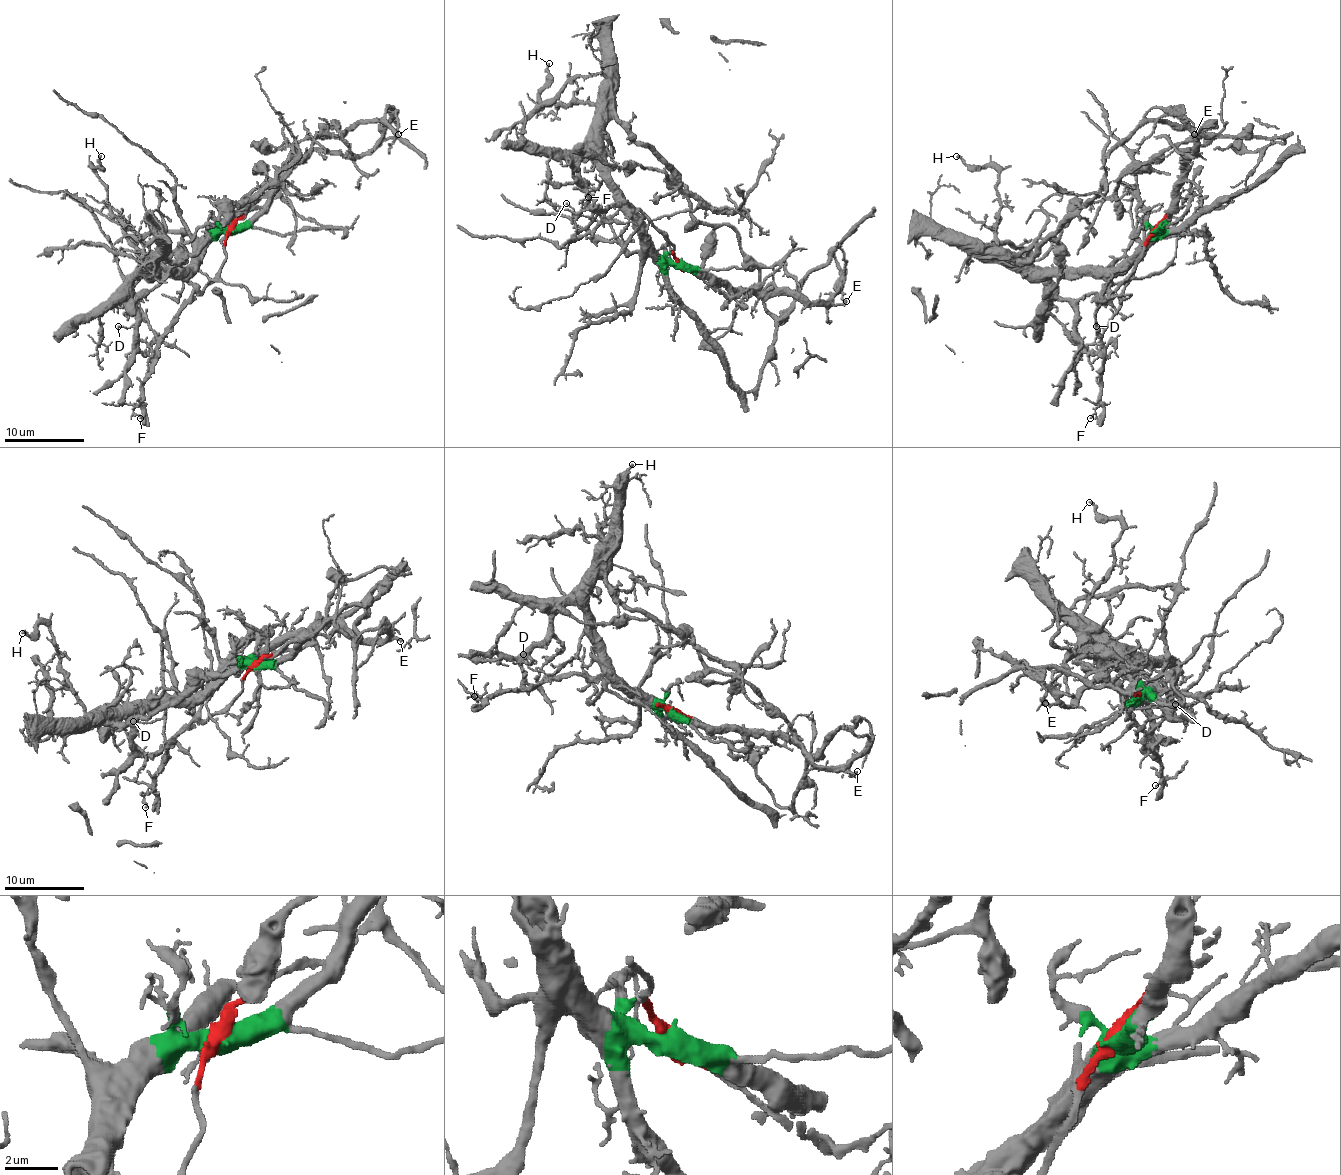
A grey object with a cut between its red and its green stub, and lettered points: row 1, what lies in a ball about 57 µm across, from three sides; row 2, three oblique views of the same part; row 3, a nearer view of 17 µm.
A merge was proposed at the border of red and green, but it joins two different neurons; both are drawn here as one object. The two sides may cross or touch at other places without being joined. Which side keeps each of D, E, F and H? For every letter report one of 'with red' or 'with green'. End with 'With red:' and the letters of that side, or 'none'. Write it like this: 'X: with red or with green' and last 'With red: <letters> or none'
D: with red
E: with green
F: with red
H: with green
With red: D, F

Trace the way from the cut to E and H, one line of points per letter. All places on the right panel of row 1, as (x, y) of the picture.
E: (1155, 229), (1171, 209), (1181, 175), (1181, 157), (1187, 151), (1189, 155), (1195, 153), (1197, 139), (1193, 135)
H: (1155, 229), (1111, 268), (1033, 268), (1018, 255), (998, 251), (996, 171), (970, 167), (956, 157)

